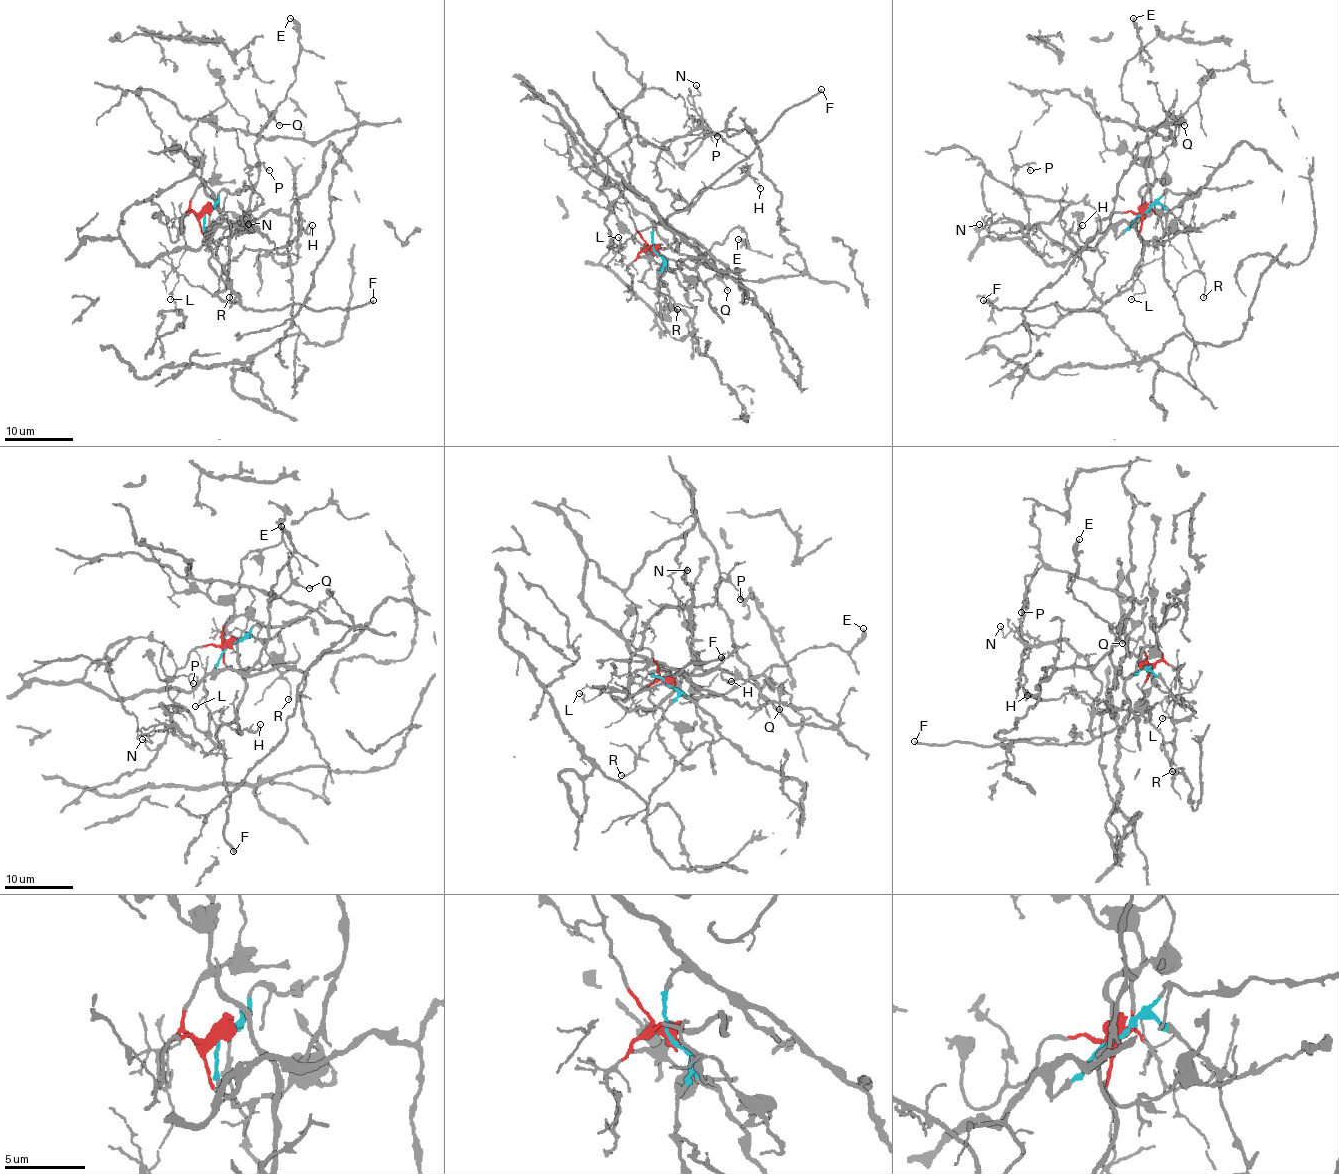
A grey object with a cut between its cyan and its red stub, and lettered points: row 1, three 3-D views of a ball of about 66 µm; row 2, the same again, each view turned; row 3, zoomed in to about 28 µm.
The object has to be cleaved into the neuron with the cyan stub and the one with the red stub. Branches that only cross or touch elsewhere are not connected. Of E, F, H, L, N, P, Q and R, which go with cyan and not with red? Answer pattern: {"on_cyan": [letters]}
{"on_cyan": ["E", "Q", "R"]}

